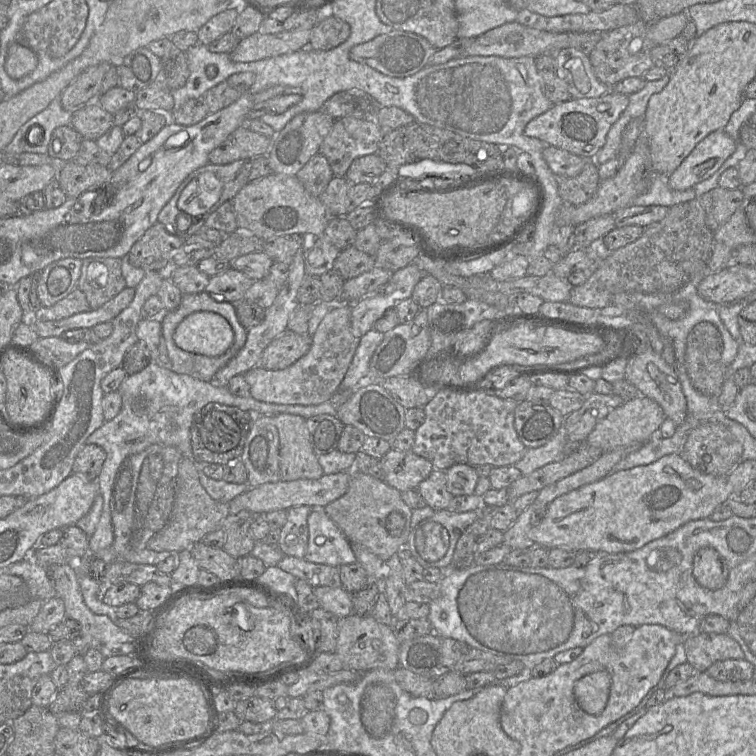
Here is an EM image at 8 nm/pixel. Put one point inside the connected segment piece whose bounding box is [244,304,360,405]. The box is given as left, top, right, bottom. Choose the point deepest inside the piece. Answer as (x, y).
(314, 378)

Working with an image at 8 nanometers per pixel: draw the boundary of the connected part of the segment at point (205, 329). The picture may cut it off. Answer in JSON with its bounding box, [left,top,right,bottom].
[174,312,234,356]

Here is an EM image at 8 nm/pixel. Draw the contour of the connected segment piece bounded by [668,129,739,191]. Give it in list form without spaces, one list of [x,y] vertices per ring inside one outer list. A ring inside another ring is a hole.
[[[723,129],[710,133],[668,177],[669,186],[683,191],[711,177],[734,153],[738,142]]]

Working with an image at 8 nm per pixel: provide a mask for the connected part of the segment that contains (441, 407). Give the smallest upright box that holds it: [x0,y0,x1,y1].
[411,388,526,471]

